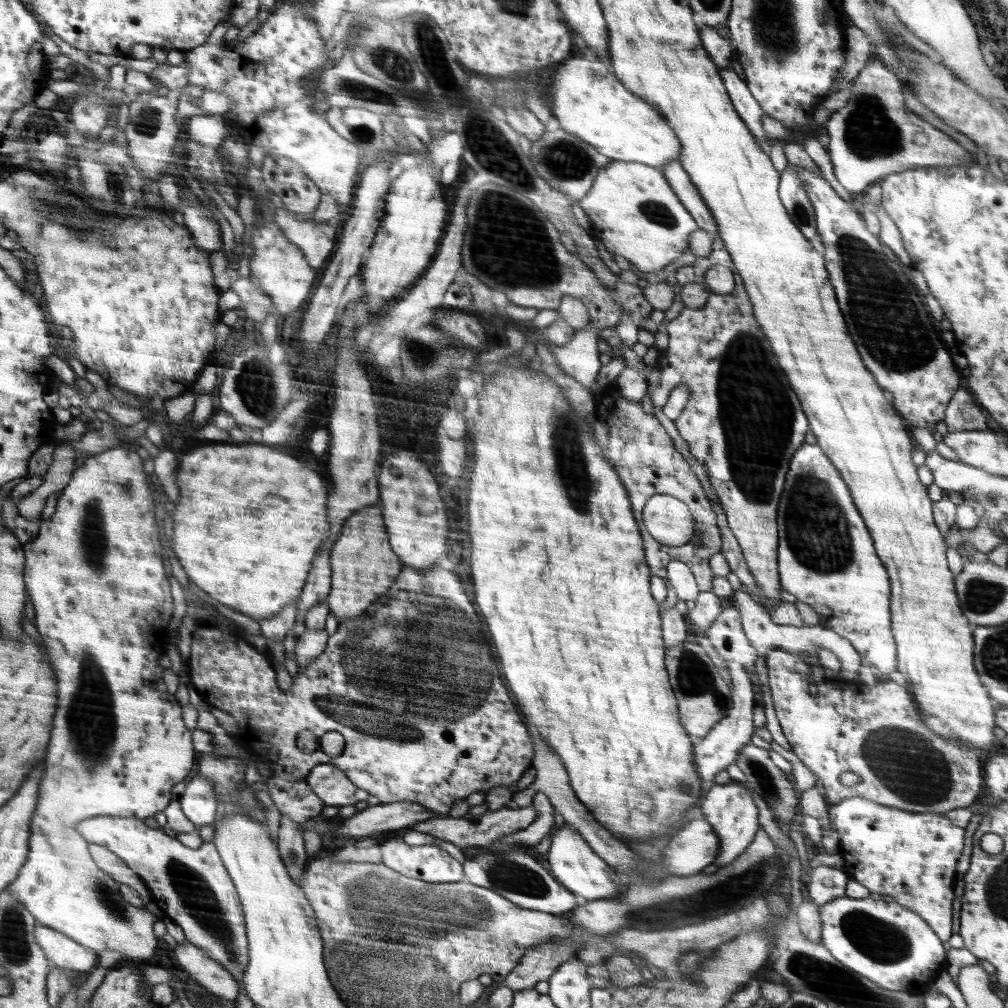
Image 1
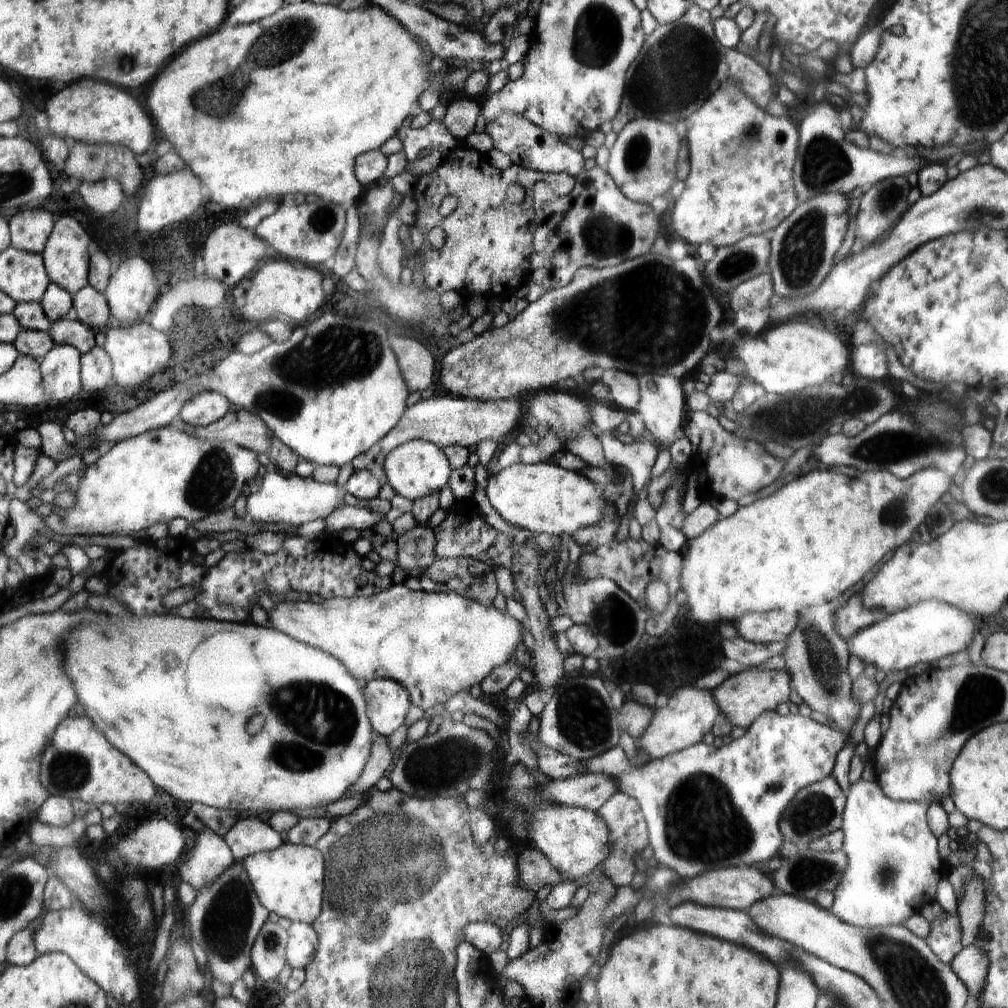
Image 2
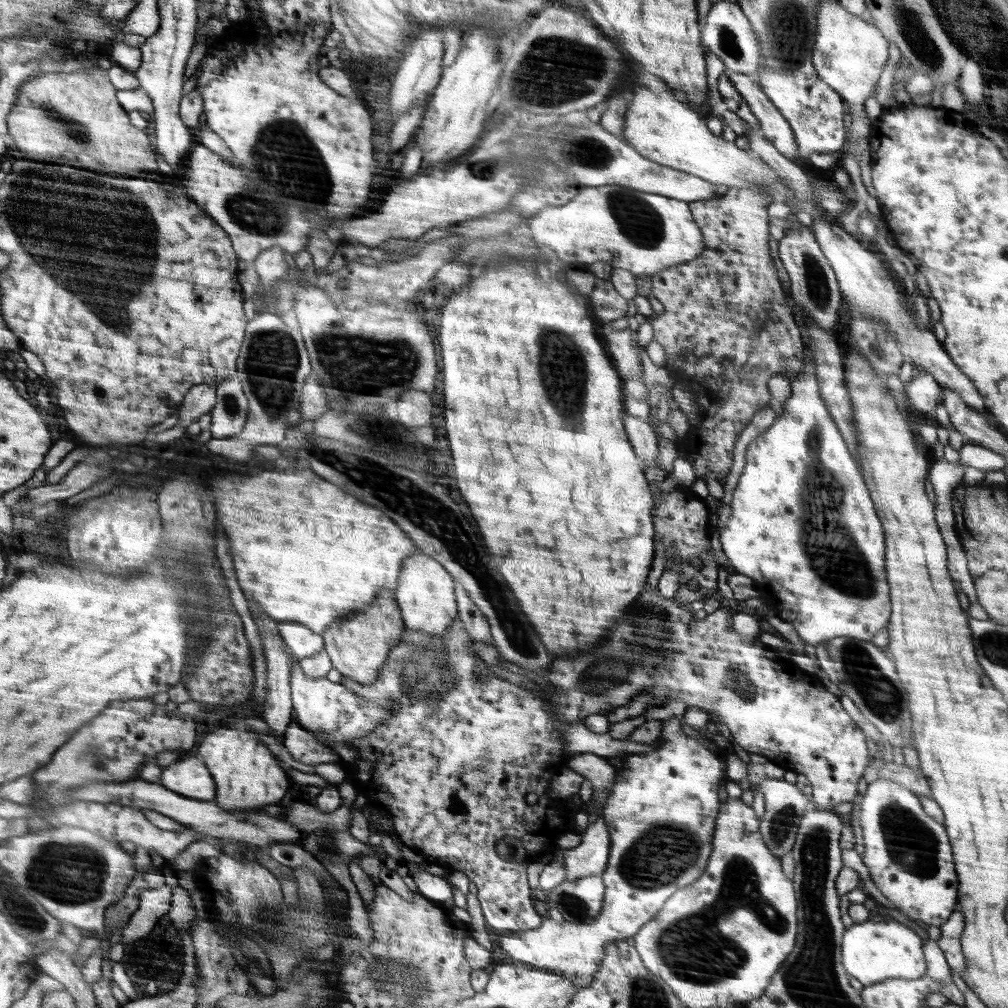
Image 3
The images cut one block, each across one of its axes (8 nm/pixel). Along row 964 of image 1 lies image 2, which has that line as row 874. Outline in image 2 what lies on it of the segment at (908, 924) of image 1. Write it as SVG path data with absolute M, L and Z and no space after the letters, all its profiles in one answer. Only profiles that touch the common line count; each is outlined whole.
M861 778L857 782L854 782L854 784L851 784L848 791L847 808L843 812L843 827L841 828L844 833L844 846L842 849L845 850L849 863L843 874L843 879L835 888L834 892L832 892L834 900L831 911L835 913L836 916L839 916L840 920L851 925L856 925L857 927L902 925L912 915L920 915L924 906L935 901L935 892L937 891L940 878L942 878L942 868L944 868L944 866L942 866L942 858L940 858L940 854L938 854L938 842L936 842L935 833L931 831L930 821L927 819L927 807L928 804L922 801L911 803L892 800L891 797L883 791L883 787L878 784L876 780L868 781Z

